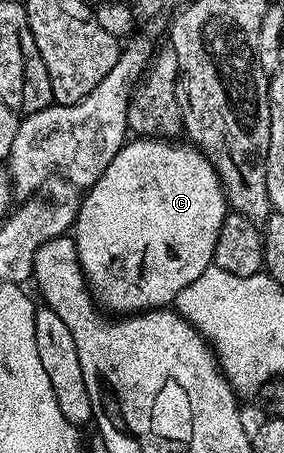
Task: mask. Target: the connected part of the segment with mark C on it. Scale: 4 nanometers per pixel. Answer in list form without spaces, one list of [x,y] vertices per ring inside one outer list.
[[[136,137],[125,142],[124,148],[116,154],[114,161],[110,161],[110,165],[106,165],[102,177],[98,177],[98,181],[94,181],[94,185],[83,192],[84,200],[79,200],[74,224],[76,259],[80,262],[77,264],[88,281],[88,290],[92,292],[93,299],[105,312],[111,313],[113,316],[127,317],[145,311],[167,308],[169,305],[175,304],[178,293],[182,293],[182,289],[186,289],[186,285],[190,285],[190,281],[202,277],[204,270],[213,266],[214,245],[218,245],[218,233],[222,229],[222,221],[230,214],[228,200],[224,197],[224,187],[220,183],[218,173],[210,165],[210,161],[204,153],[197,151],[195,146],[189,145],[187,142],[184,142],[185,144],[180,142],[143,137]]]

